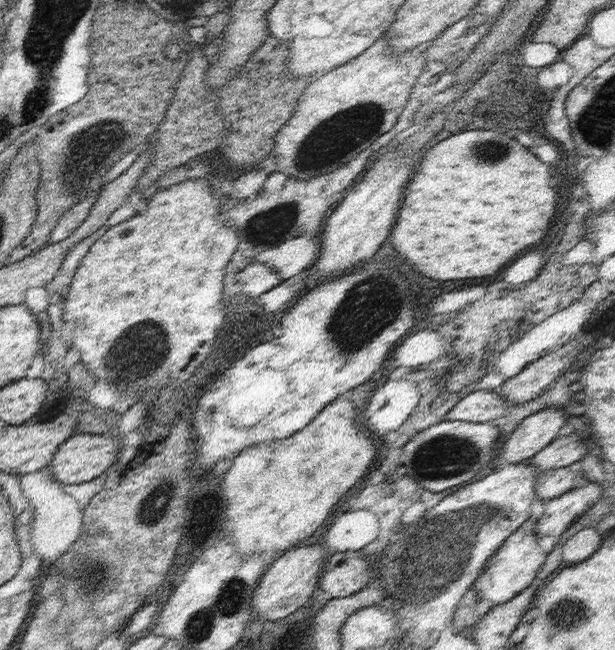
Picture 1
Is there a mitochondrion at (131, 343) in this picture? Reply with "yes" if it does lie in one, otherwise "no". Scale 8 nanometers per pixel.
yes

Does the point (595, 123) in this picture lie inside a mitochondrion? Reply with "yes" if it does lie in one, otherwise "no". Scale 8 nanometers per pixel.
yes

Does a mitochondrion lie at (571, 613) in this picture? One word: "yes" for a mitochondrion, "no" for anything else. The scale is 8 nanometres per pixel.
yes

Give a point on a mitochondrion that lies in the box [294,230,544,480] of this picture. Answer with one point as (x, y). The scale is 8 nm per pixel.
(369, 304)

